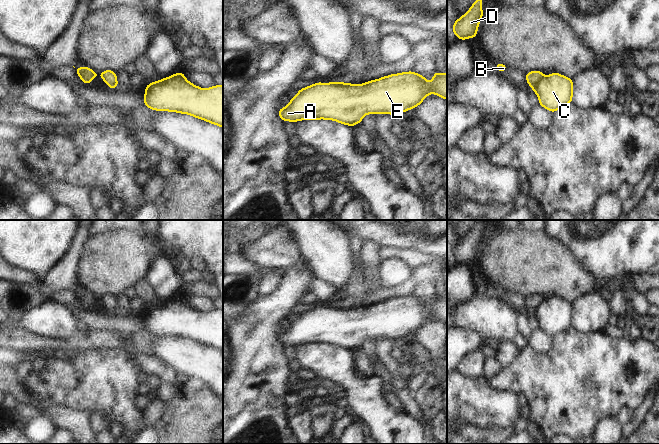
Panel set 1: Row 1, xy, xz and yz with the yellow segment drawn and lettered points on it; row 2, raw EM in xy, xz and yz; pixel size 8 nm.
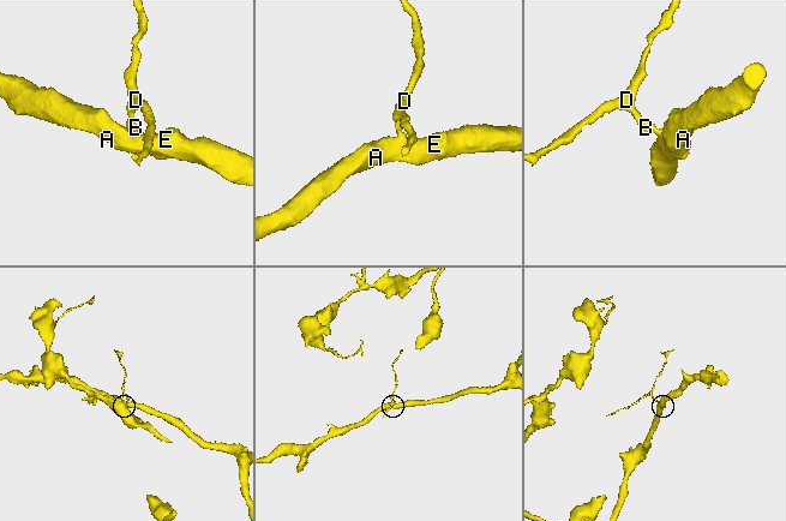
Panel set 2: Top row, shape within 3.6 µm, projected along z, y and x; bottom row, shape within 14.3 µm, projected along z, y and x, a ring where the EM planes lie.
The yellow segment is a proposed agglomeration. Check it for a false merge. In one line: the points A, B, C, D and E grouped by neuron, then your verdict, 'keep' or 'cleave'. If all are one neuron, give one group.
groups A C E / B D; cleave

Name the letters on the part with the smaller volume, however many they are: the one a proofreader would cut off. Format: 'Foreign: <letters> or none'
Foreign: B, D

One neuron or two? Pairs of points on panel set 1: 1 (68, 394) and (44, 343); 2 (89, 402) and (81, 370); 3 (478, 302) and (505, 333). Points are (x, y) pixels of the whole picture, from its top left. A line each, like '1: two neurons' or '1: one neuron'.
1: two neurons
2: one neuron
3: one neuron

